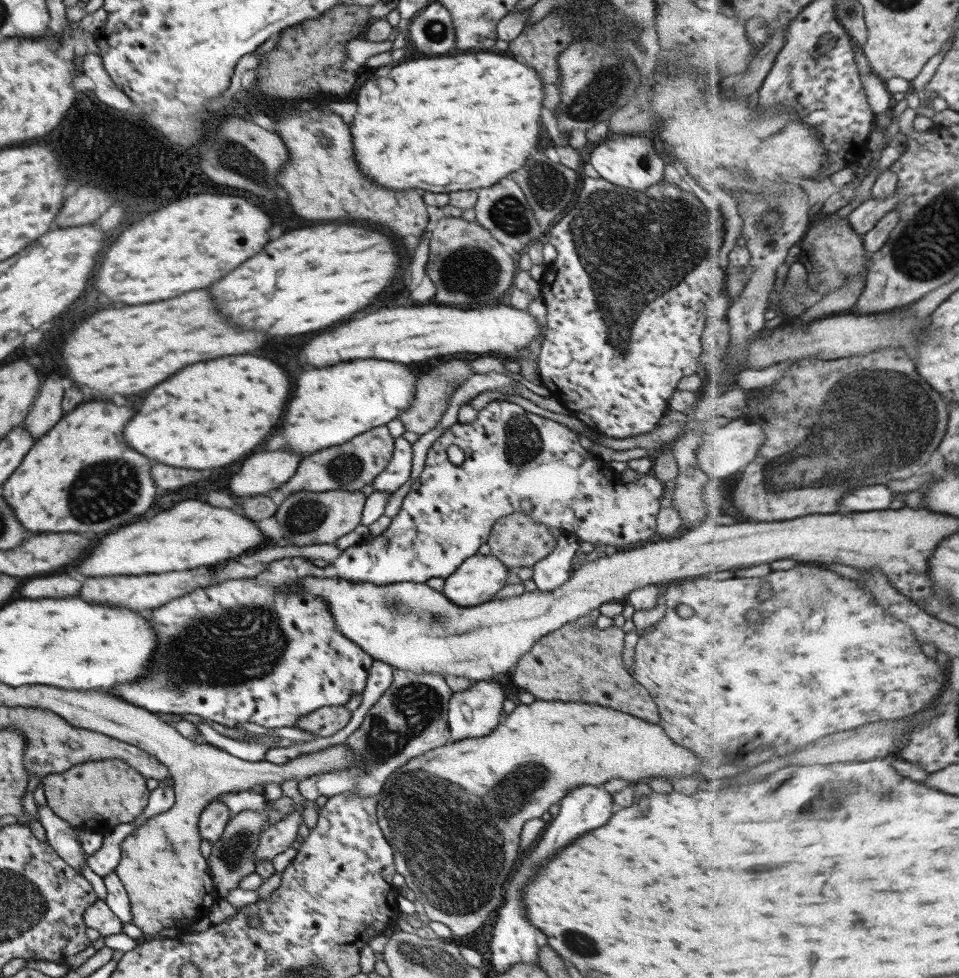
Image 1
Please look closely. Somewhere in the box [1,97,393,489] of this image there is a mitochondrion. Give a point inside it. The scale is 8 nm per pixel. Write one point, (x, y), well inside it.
(235, 154)

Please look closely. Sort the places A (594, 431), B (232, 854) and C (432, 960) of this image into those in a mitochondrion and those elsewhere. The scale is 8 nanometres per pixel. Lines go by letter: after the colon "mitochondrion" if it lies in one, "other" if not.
A: other
B: mitochondrion
C: mitochondrion

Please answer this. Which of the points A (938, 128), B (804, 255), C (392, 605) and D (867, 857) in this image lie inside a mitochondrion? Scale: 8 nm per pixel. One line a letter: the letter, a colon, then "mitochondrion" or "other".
A: other
B: other
C: mitochondrion
D: other

